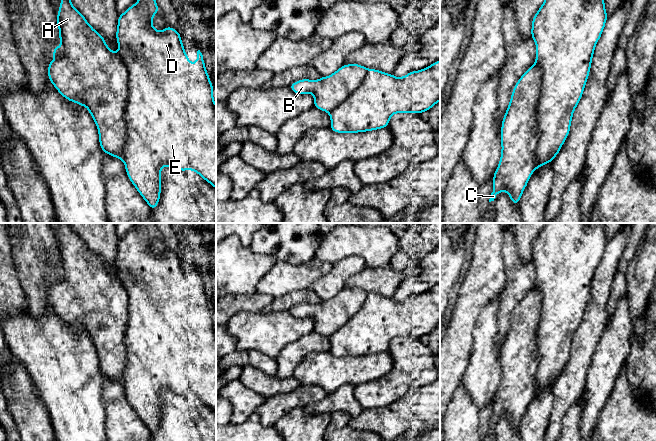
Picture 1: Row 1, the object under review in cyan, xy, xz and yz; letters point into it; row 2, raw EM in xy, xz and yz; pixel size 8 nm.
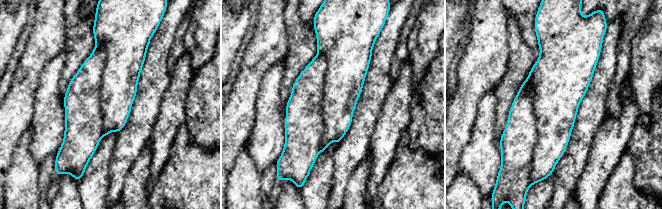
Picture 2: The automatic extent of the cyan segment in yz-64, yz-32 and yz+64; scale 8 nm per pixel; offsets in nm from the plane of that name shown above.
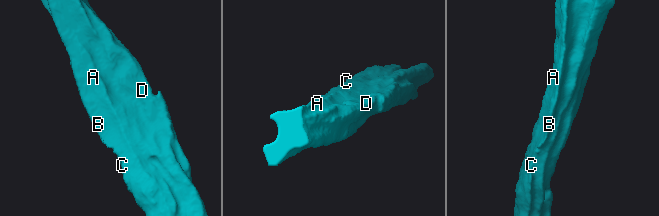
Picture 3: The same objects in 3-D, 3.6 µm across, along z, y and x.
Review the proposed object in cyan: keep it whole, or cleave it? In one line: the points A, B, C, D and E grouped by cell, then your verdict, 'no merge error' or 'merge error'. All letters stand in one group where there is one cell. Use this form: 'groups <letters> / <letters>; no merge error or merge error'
groups A B C / D E; merge error

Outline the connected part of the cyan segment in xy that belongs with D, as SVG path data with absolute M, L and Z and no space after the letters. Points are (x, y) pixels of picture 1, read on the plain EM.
M139 223L118 240L116 255L118 278L128 295L128 319L125 330L127 364L123 386L129 404L151 434L157 431L160 424L160 396L164 390L180 395L196 395L216 413L216 329L212 318L214 309L210 305L200 274L197 275L197 285L192 288L186 279L180 256L170 250L160 256L153 251L152 244L158 235L155 223Z

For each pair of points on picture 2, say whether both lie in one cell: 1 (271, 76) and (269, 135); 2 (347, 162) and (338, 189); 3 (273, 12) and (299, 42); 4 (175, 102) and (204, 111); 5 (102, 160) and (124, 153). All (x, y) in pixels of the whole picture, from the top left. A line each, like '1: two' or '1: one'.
1: one
2: one
3: two
4: two
5: two

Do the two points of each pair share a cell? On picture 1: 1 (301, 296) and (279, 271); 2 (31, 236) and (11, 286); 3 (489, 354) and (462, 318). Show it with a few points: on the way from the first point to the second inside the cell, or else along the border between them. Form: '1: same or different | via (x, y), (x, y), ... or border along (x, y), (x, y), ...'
1: different | border along (309, 287), (303, 290), (293, 290), (274, 298)
2: different | border along (12, 250), (13, 265), (25, 295)
3: different | border along (480, 311), (475, 326), (472, 353), (469, 357)

